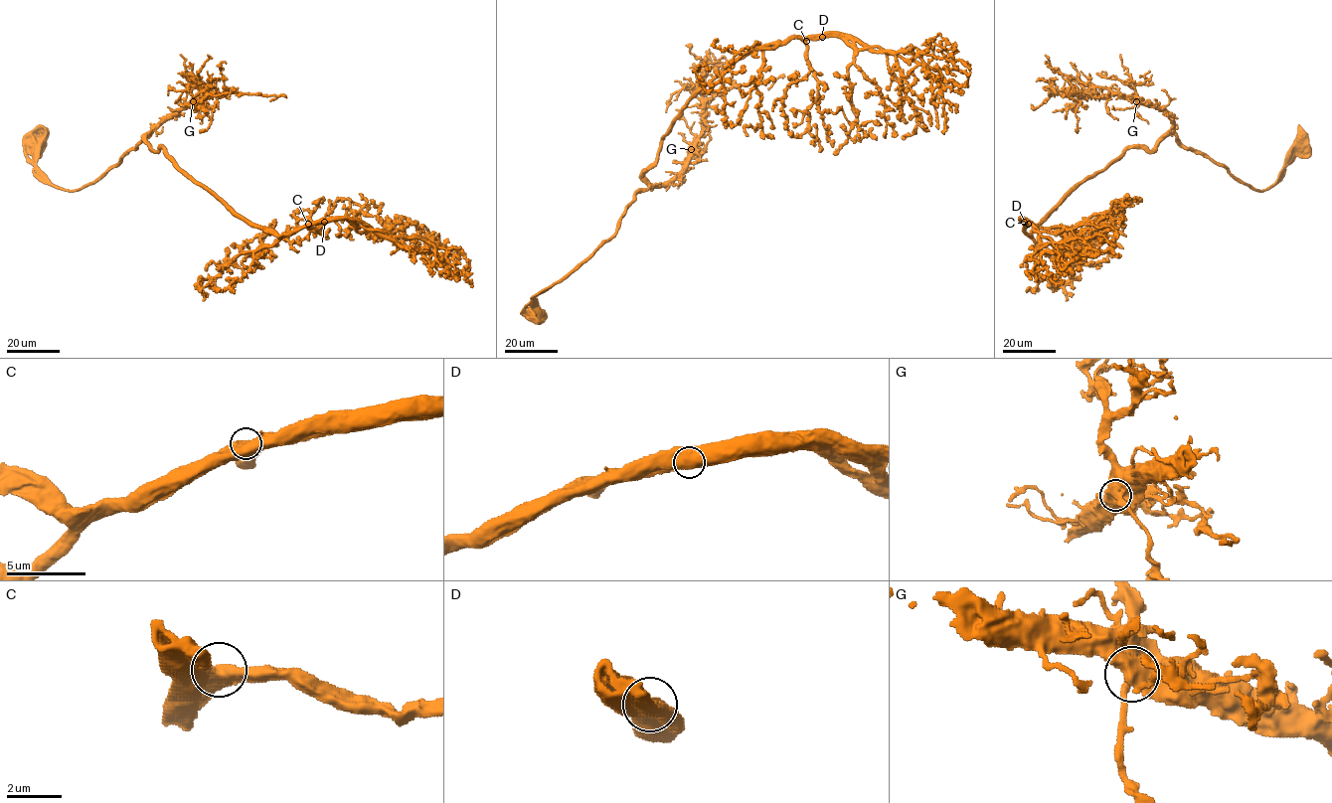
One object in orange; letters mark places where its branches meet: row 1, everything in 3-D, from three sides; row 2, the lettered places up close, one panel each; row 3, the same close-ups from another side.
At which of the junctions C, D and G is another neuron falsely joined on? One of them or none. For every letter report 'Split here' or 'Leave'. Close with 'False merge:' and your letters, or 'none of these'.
C: Leave
D: Split here
G: Leave
False merge: D

